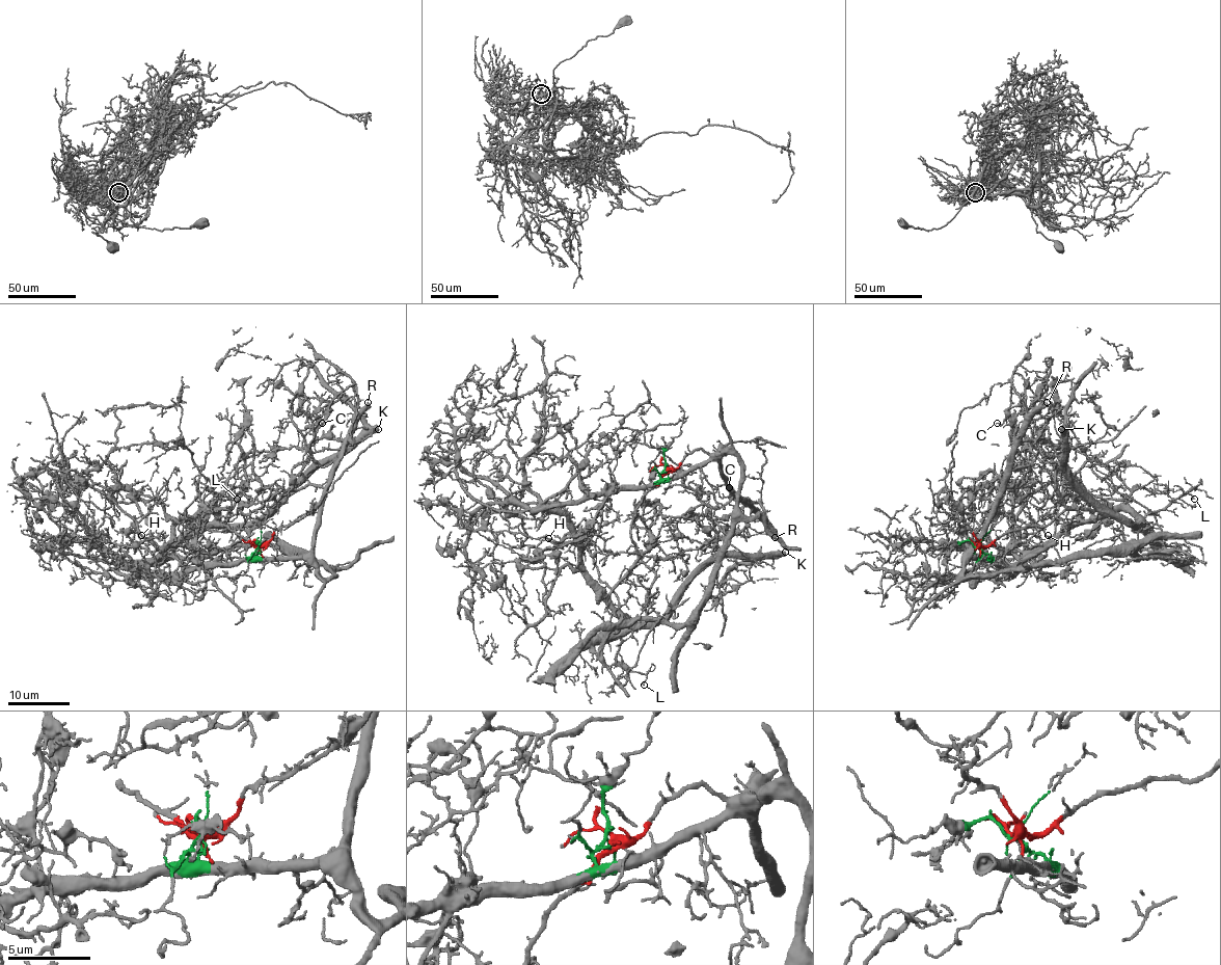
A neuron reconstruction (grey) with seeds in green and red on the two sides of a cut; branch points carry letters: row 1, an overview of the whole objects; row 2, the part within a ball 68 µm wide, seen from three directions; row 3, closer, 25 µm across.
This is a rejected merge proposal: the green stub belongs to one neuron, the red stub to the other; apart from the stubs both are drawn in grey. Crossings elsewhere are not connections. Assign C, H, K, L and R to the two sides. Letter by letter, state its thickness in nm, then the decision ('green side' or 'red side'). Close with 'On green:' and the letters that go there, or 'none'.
C: calibre 180 nm; green side
H: calibre 110 nm; green side
K: calibre 550 nm; red side
L: calibre 130 nm; red side
R: calibre 400 nm; green side
On green: C, H, R

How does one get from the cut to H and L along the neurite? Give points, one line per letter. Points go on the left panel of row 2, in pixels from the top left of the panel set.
H: (259, 547), (247, 558), (234, 563), (184, 566), (141, 535)
L: (260, 547), (224, 526), (228, 509), (202, 510), (215, 516), (209, 504), (219, 497), (240, 493), (237, 498)

